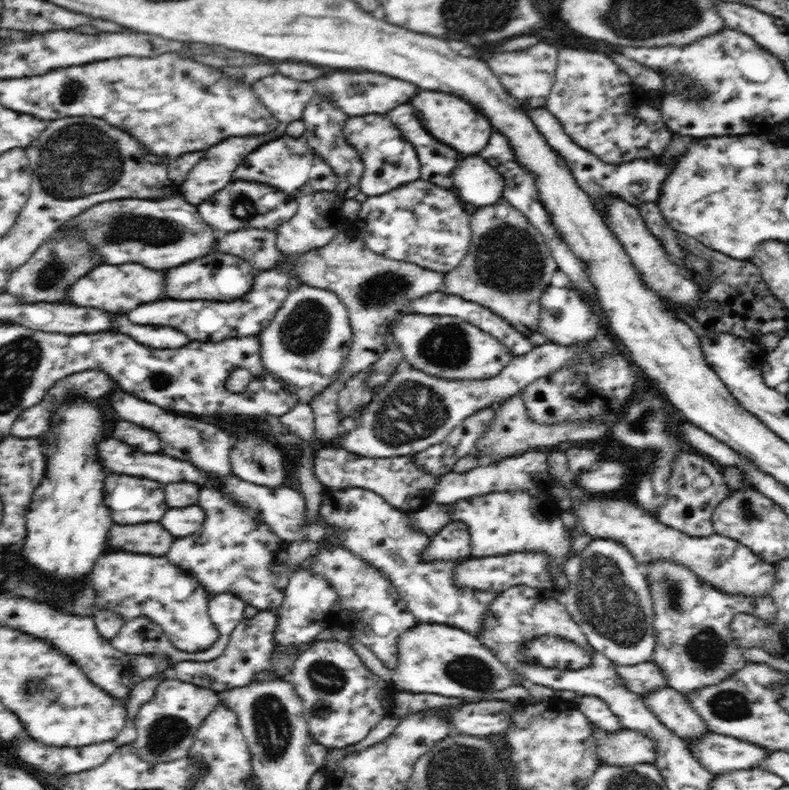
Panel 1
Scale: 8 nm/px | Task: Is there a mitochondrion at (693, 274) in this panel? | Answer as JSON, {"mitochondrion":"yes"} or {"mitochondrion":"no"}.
{"mitochondrion":"no"}

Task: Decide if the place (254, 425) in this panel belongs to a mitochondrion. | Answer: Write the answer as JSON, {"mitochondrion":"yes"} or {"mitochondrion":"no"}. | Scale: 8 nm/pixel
{"mitochondrion":"no"}

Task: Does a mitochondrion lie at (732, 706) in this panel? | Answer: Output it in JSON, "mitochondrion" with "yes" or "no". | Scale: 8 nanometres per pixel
{"mitochondrion":"yes"}

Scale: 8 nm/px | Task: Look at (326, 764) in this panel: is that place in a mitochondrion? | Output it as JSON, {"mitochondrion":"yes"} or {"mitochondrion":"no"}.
{"mitochondrion":"no"}

